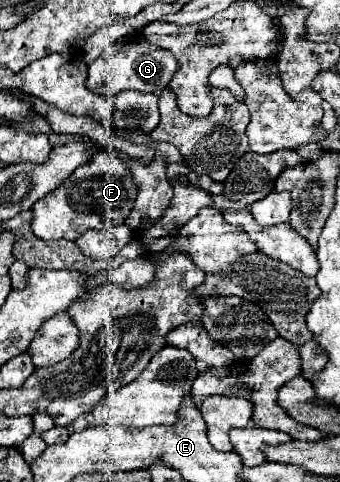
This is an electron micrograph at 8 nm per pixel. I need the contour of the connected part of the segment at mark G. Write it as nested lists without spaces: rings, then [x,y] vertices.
[[[106,49],[100,53],[100,57],[88,65],[88,77],[86,77],[86,87],[92,93],[104,95],[104,97],[114,97],[120,91],[126,89],[136,89],[142,93],[154,93],[158,95],[168,81],[172,79],[172,75],[178,69],[178,61],[176,57],[166,51],[166,49]]]

